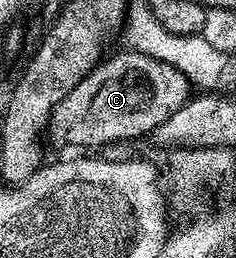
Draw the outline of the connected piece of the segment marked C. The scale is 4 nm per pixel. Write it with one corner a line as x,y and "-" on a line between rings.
125,51
103,59
61,100
50,119
49,139
74,148
96,148
117,140
149,137
191,99
190,79
179,68
142,52

